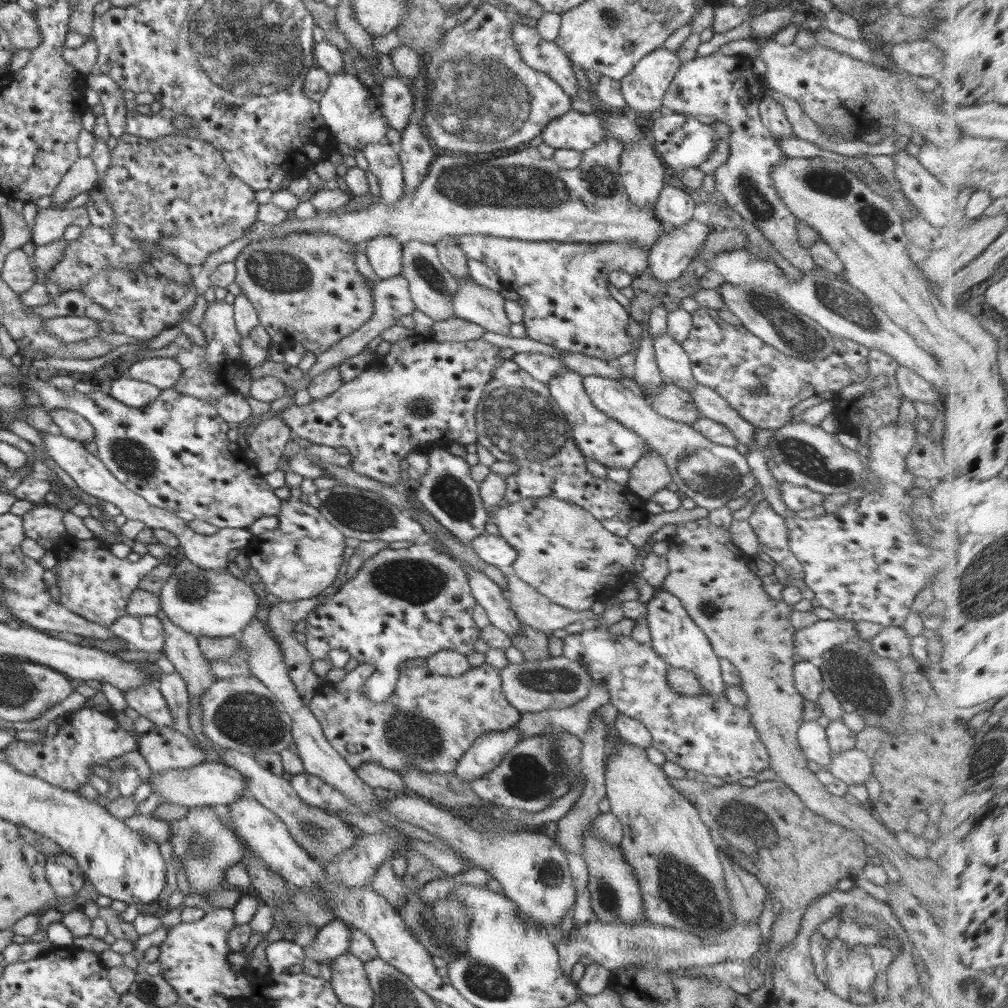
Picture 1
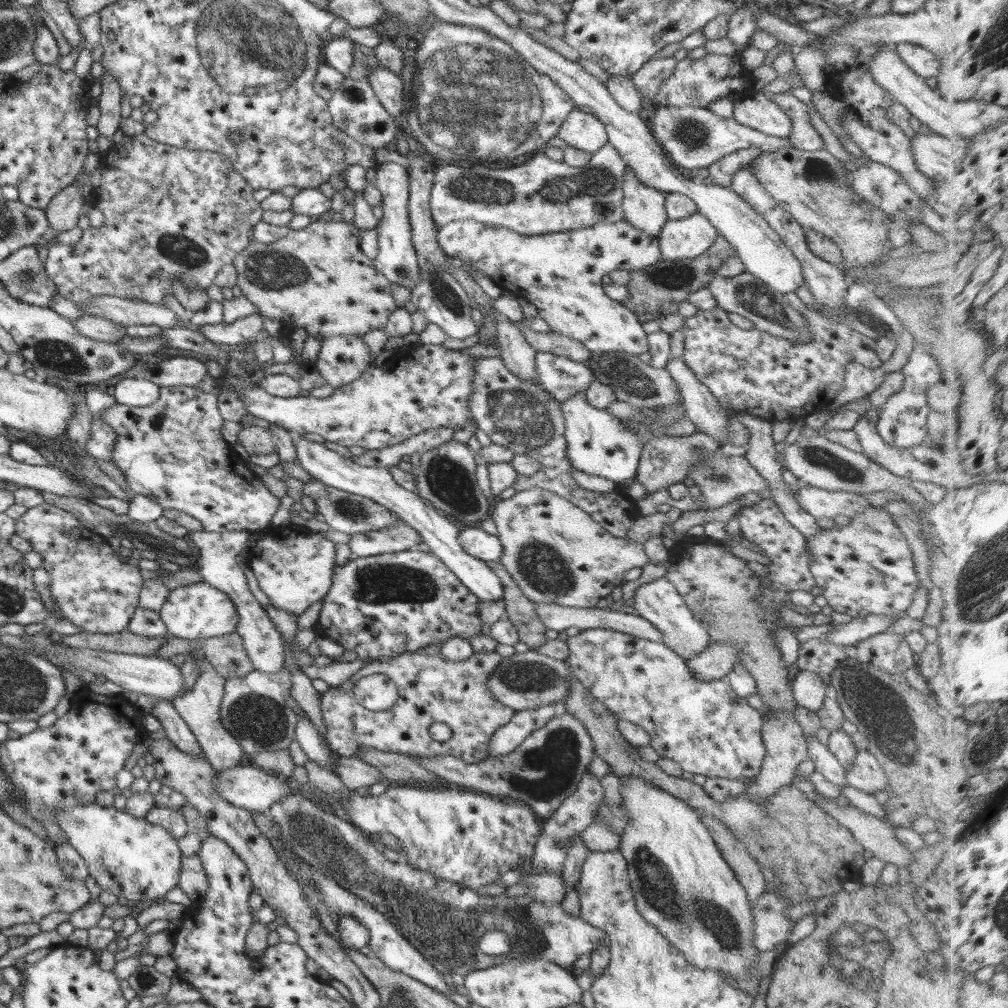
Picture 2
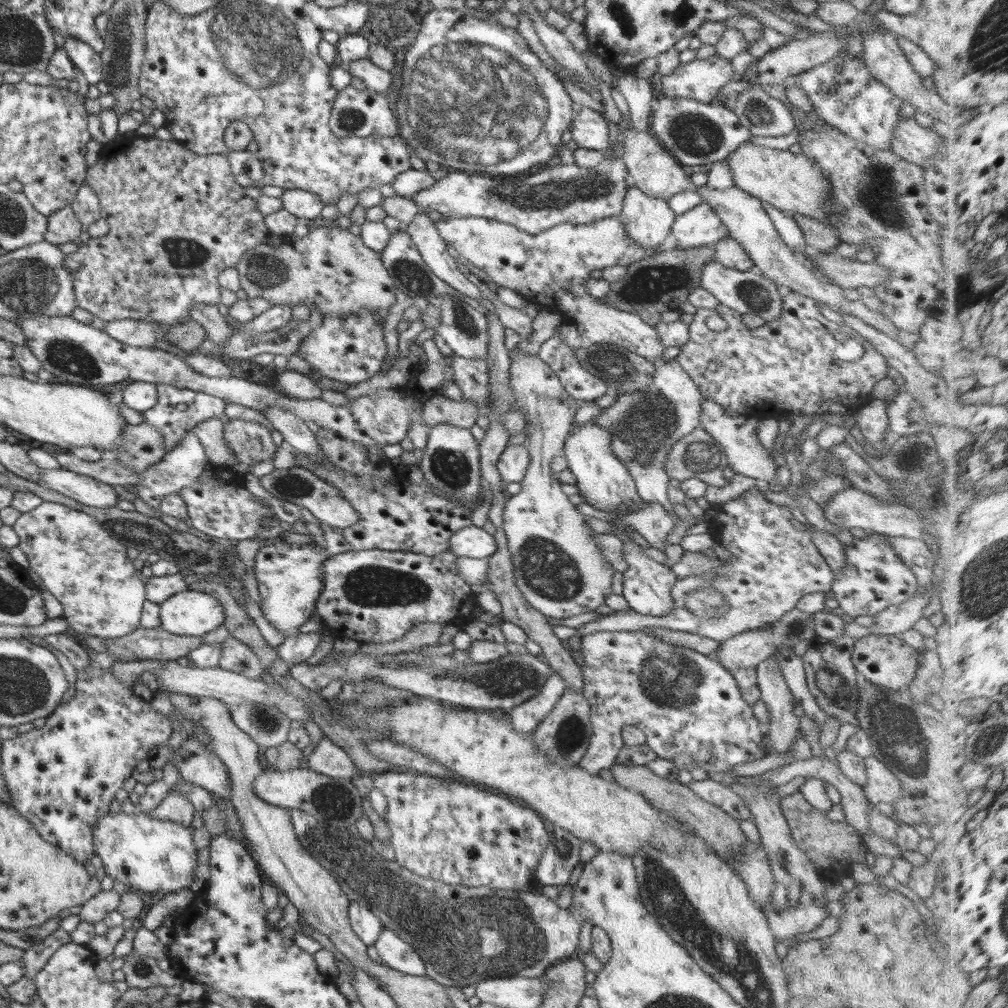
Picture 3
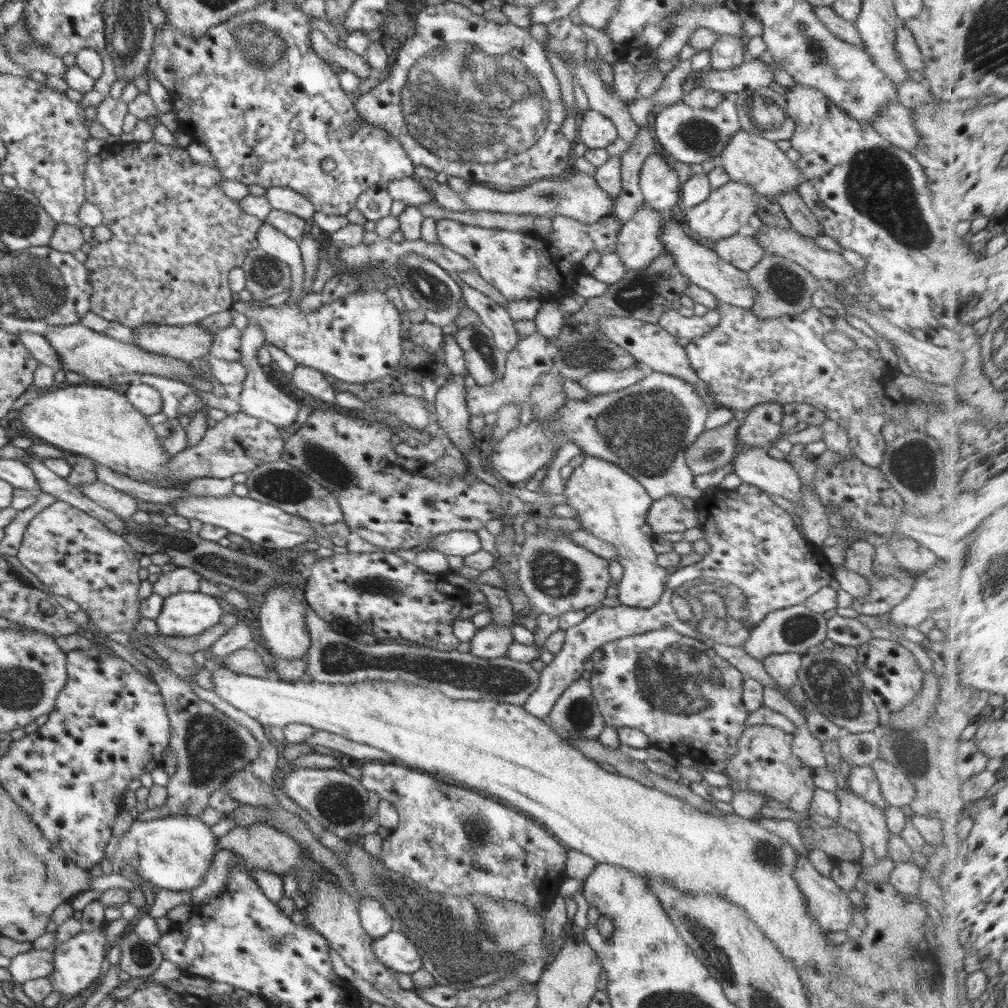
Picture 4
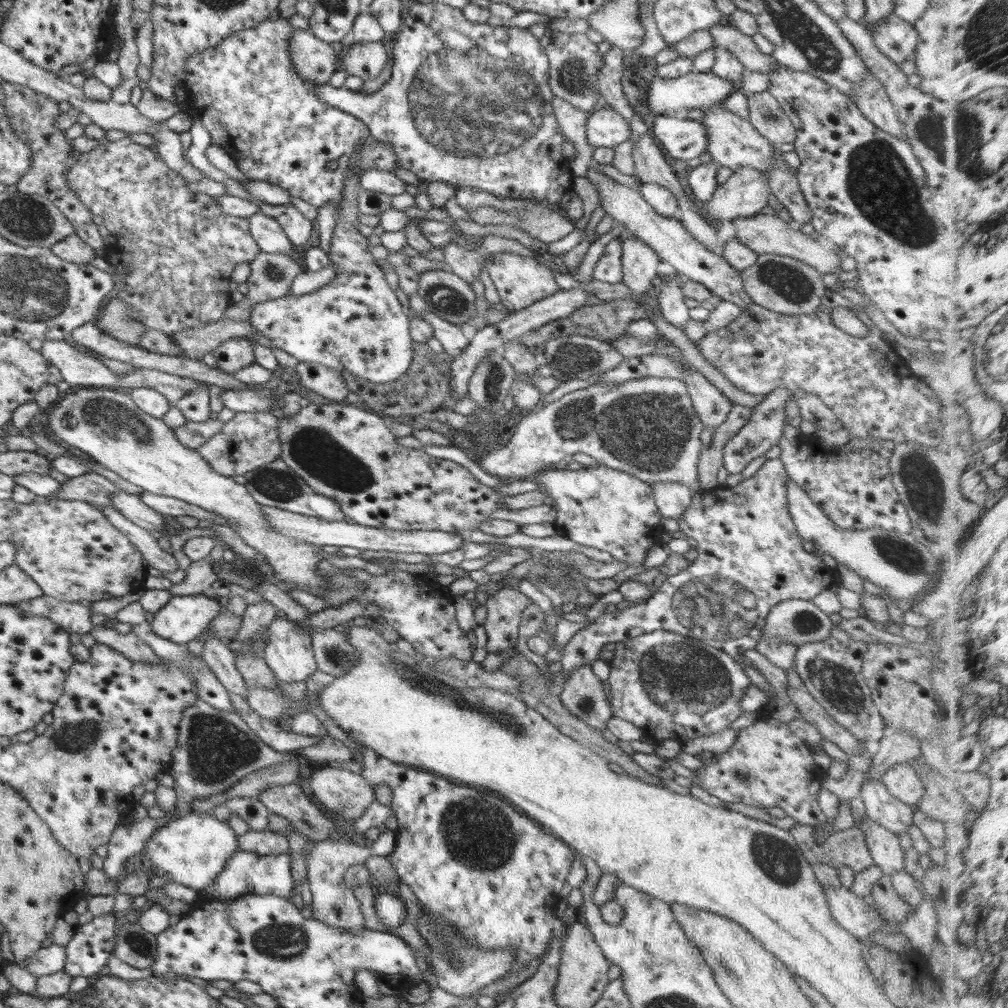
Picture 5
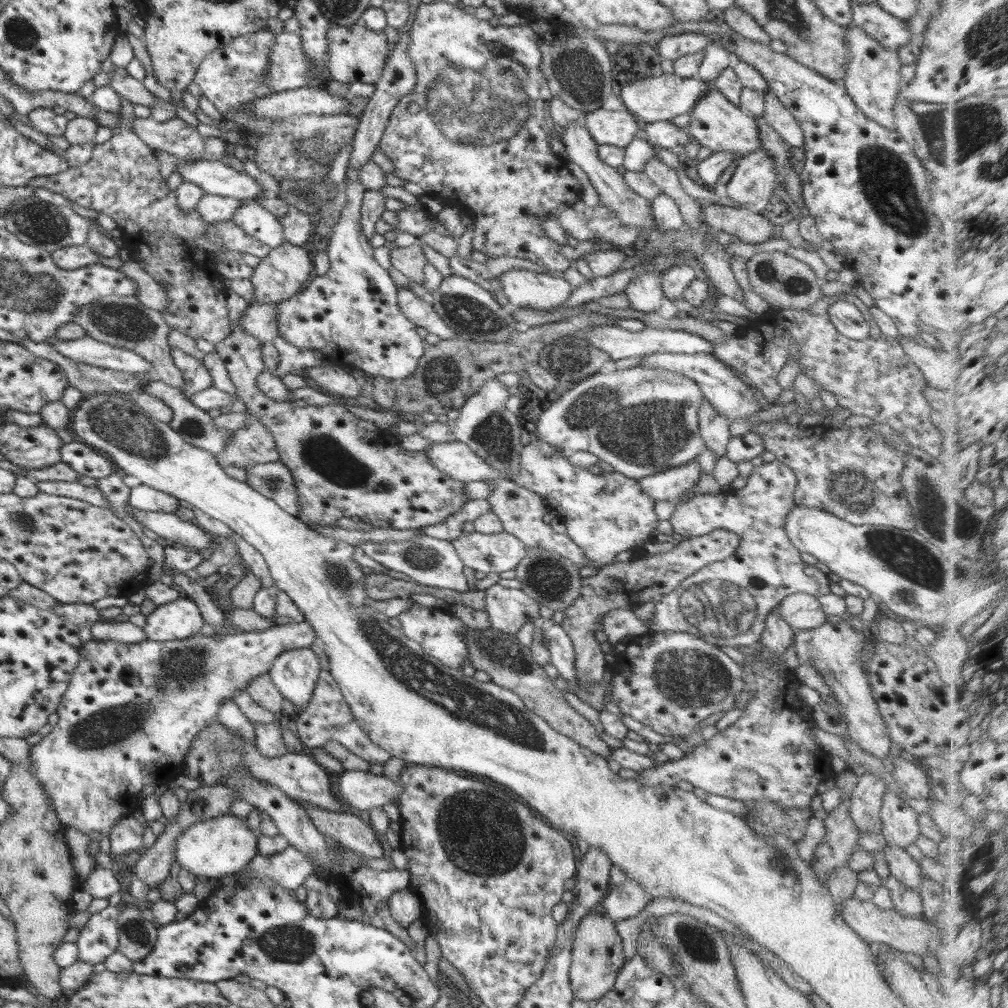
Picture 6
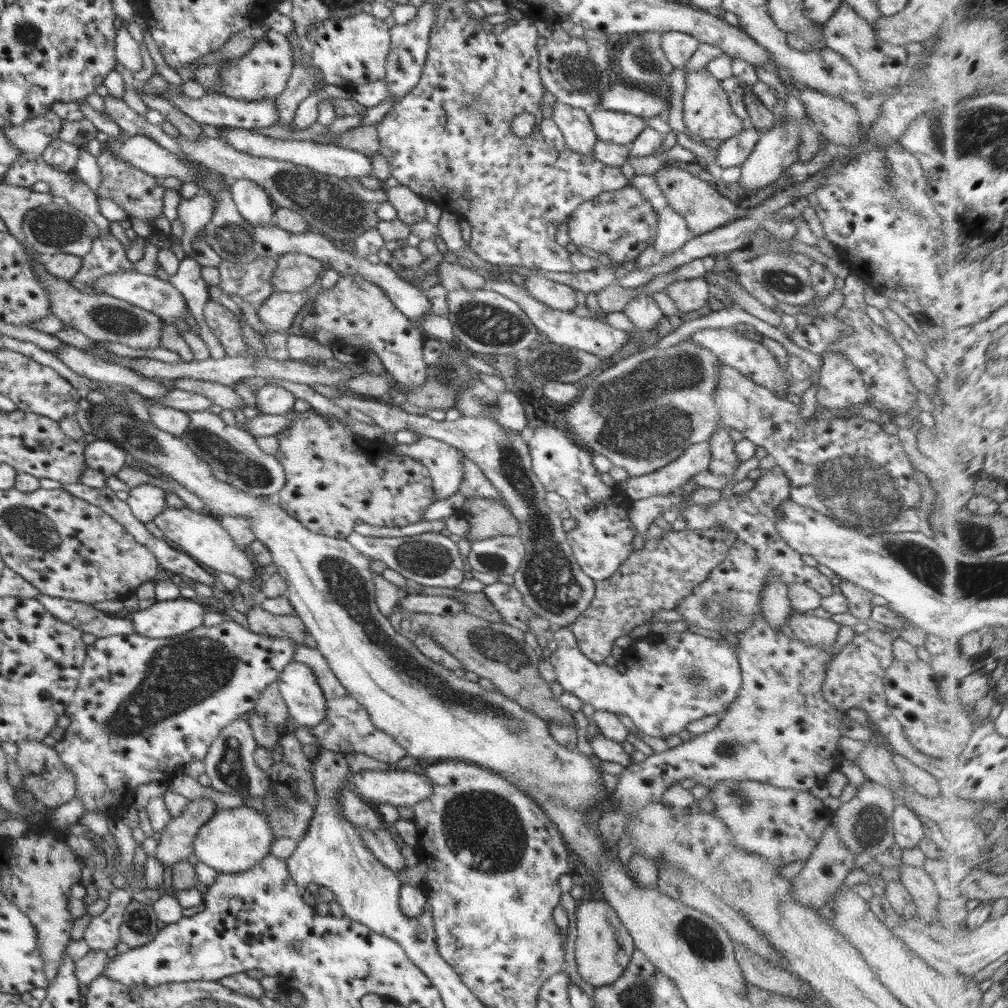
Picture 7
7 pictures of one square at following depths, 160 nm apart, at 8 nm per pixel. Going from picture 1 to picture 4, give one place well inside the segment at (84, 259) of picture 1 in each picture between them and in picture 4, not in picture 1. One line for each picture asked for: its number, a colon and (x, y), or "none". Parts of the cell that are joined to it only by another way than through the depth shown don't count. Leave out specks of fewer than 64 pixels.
2: (169, 211)
3: (177, 219)
4: (175, 237)

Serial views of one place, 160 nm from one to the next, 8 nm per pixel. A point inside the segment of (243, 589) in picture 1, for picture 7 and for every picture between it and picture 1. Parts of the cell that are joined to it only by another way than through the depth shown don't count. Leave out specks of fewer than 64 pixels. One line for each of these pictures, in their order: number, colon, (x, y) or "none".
2: (199, 611)
3: (190, 613)
4: (185, 614)
5: (183, 617)
6: (180, 619)
7: (163, 619)

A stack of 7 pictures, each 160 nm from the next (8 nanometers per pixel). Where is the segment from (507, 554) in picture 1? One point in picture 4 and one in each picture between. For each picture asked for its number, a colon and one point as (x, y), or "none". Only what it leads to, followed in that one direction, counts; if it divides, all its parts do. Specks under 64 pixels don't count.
2: (487, 547)
3: (473, 542)
4: (460, 543)

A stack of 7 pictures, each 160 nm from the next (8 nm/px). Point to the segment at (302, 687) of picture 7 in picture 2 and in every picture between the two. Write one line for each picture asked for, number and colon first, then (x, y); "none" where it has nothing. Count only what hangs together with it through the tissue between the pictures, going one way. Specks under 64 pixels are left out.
2: (294, 566)
3: (290, 577)
4: (285, 634)
5: (289, 653)
6: (295, 673)

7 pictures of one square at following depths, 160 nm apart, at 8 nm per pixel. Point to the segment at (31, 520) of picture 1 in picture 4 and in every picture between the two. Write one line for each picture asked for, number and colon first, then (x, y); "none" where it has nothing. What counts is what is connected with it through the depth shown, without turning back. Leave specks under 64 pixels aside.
2: (99, 593)
3: (87, 570)
4: (75, 556)

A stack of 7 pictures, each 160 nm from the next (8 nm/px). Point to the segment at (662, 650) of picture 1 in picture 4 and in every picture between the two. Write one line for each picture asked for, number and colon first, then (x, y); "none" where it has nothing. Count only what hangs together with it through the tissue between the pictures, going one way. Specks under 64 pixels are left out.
2: (658, 602)
3: (648, 584)
4: (611, 505)

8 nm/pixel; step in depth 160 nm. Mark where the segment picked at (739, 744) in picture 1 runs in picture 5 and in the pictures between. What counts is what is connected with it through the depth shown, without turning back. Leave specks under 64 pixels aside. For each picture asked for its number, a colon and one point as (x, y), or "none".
2: (705, 727)
3: (691, 711)
4: (676, 690)
5: (669, 686)

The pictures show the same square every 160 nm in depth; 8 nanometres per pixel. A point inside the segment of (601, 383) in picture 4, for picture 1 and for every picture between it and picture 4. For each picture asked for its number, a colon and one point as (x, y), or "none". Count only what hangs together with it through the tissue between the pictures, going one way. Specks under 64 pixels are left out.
1: (542, 367)
2: (561, 377)
3: (581, 384)

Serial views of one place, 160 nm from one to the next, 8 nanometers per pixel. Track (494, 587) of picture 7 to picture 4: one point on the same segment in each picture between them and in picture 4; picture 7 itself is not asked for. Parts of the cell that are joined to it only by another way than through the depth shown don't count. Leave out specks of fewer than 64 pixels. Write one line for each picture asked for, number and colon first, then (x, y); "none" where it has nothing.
4: (492, 641)
5: (504, 609)
6: (509, 609)

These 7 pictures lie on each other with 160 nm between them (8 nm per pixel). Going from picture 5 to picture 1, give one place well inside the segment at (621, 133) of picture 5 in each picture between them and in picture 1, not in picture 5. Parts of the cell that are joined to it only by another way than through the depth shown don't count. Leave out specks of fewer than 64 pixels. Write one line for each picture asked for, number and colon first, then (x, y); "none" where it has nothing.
1: (574, 130)
2: (582, 130)
3: (589, 129)
4: (594, 130)

